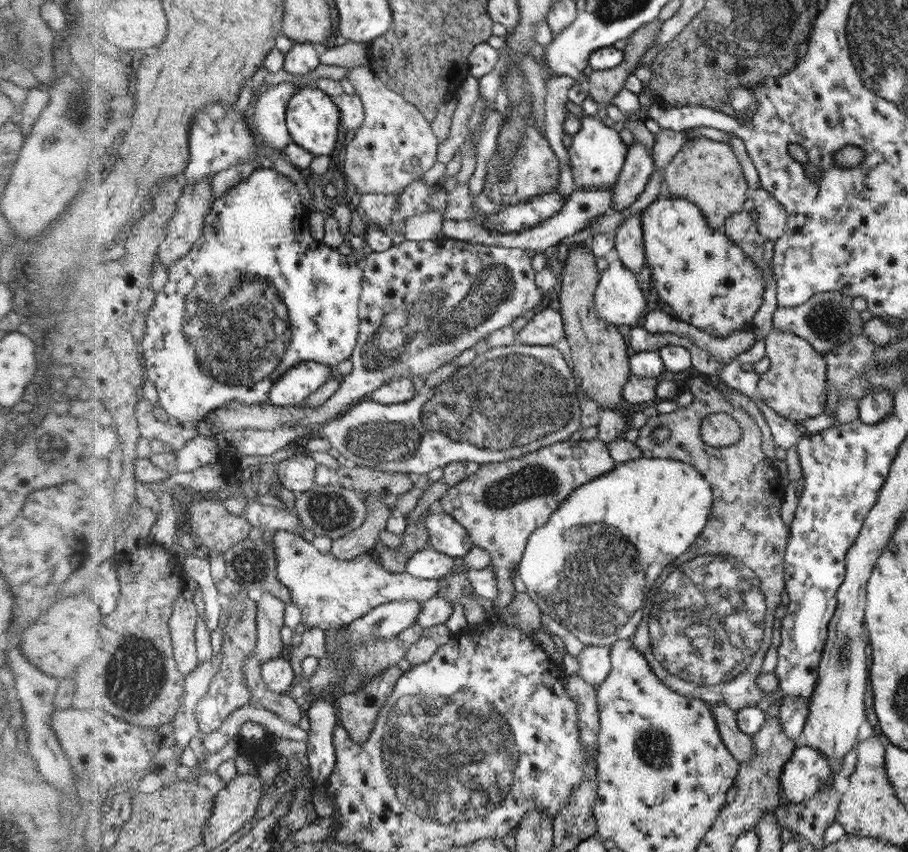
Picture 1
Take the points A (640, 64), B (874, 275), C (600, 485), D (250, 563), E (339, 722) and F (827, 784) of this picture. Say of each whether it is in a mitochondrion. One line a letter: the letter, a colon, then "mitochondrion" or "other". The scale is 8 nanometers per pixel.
A: other
B: other
C: other
D: mitochondrion
E: other
F: other

